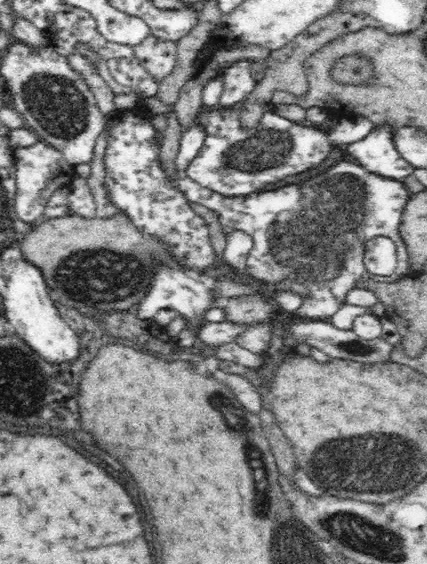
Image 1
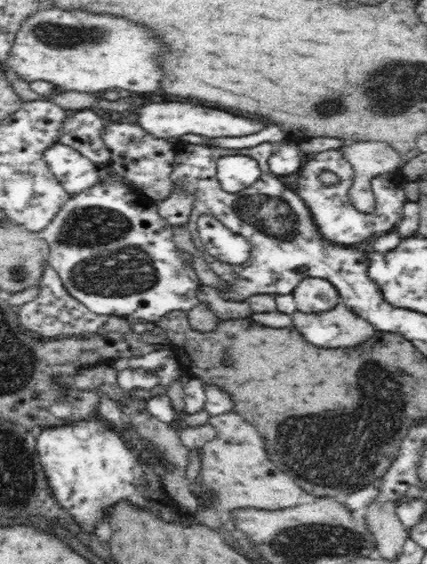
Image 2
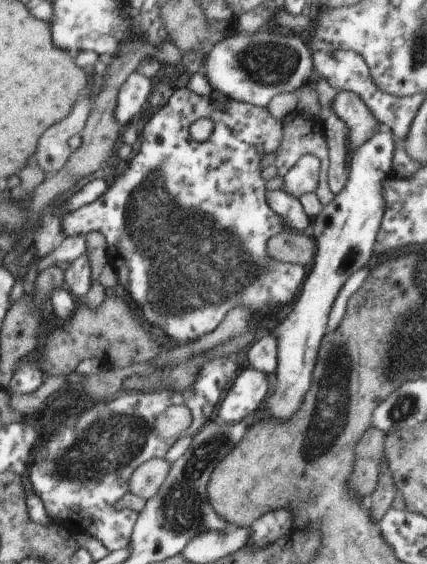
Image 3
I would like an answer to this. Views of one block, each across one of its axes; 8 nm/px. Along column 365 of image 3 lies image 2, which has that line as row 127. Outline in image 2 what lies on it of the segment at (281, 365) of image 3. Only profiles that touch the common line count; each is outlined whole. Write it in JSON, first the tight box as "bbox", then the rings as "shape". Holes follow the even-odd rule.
{"bbox":[132,101,270,140],"shape":[[[163,101],[146,102],[140,106],[134,106],[132,110],[137,111],[138,125],[152,135],[169,140],[170,137],[182,136],[183,134],[198,134],[206,138],[228,138],[230,136],[256,135],[270,121],[264,118],[244,118],[244,116],[234,116],[222,110],[196,105],[189,102]],[[138,107],[138,109],[136,109]]]}

